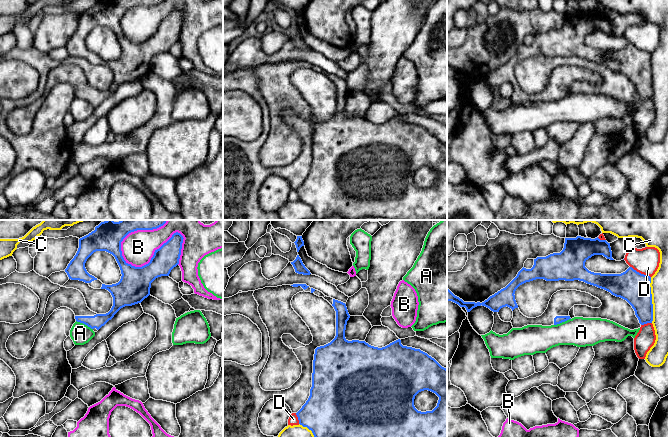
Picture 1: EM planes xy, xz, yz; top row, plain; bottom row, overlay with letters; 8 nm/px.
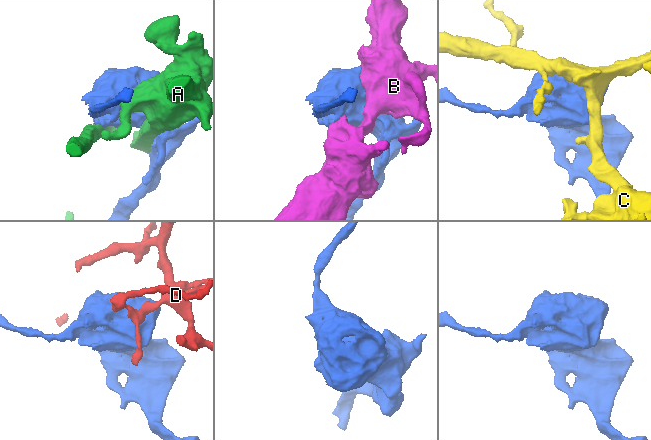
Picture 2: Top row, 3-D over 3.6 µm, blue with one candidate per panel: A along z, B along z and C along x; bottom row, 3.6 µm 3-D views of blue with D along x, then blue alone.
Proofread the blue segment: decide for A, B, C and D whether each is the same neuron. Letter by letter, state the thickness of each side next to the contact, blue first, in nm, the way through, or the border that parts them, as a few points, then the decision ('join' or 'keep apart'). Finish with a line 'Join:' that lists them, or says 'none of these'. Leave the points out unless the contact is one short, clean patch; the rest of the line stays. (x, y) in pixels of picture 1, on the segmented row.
A: 110 nm thick on the blue side, 160 nm on the other; keep apart
B: 240 nm thick on the blue side, 260 nm on the other; keep apart
C: 260 nm thick on the blue side, 140 nm on the other; keep apart
D: 260 nm thick on the blue side, 220 nm on the other; keep apart
Join: none of these

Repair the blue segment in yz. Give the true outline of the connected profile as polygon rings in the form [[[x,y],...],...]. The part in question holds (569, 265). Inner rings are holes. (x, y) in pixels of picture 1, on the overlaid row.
[[[565,238],[564,248],[560,253],[534,259],[531,269],[522,268],[517,276],[503,289],[490,296],[484,302],[464,302],[447,288],[447,301],[452,301],[470,312],[477,306],[485,306],[493,312],[503,307],[513,311],[511,320],[513,328],[527,325],[551,326],[565,322],[570,318],[569,311],[574,305],[587,305],[599,308],[601,301],[589,293],[577,290],[560,290],[554,293],[545,312],[536,318],[524,316],[516,303],[516,289],[536,279],[546,281],[579,280],[610,292],[616,297],[626,300],[634,309],[641,325],[652,323],[653,304],[651,294],[651,277],[641,274],[629,267],[621,274],[601,274],[589,271],[585,262],[594,255],[612,258],[610,243],[606,240],[584,238]]]

